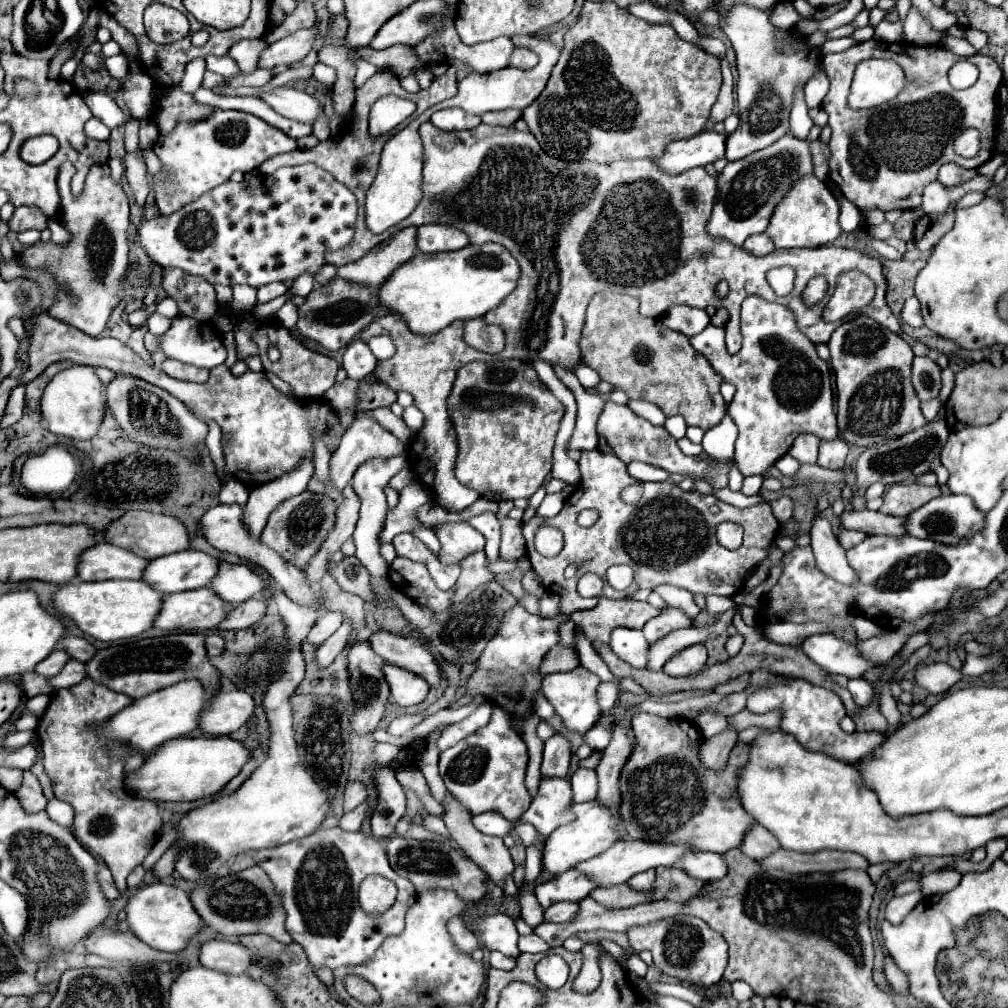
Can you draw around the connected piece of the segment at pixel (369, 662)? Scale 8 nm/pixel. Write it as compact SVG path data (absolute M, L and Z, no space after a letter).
M356 641L348 653L350 659L350 677L352 677L352 695L356 701L358 711L352 717L352 729L356 731L356 735L364 735L364 733L372 733L376 729L376 725L380 723L380 719L384 717L384 707L390 699L390 689L386 683L386 677L382 673L382 665L386 665L386 661L372 651L370 641Z

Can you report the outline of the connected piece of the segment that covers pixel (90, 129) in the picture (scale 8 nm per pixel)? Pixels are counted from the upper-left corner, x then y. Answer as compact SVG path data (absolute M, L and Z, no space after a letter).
M92 117L88 123L86 123L86 135L88 137L92 137L92 139L108 139L108 135L110 135L110 127L106 127L98 117Z

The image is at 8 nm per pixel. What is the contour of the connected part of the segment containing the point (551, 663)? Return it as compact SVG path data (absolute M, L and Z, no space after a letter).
M554 645L554 649L544 657L544 663L540 665L540 673L550 675L550 673L556 673L556 671L572 671L578 665L580 663L578 663L578 657L576 657L574 649Z

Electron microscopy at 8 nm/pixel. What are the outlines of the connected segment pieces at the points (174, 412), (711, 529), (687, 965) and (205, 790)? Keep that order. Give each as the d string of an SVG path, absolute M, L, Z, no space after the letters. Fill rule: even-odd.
M116 375L106 387L106 395L108 407L112 409L118 425L136 443L148 447L168 447L174 451L186 451L198 447L206 439L208 427L200 419L196 419L182 401L138 377Z
M598 449L582 451L580 473L582 473L582 481L578 489L574 489L568 495L564 509L556 517L546 519L546 523L562 529L564 533L562 553L548 559L542 557L534 549L534 545L526 545L526 555L532 563L532 569L540 575L544 589L560 597L560 613L564 615L570 615L576 609L578 611L590 609L598 603L596 597L584 599L576 593L578 577L564 579L564 569L572 563L578 563L582 573L592 571L600 577L604 577L608 567L616 563L630 565L634 569L632 587L626 591L616 591L606 583L604 597L608 599L626 599L630 593L638 589L654 589L662 583L688 589L690 593L732 597L742 589L746 573L768 557L768 545L772 545L772 541L778 535L780 523L774 517L772 507L768 503L762 501L750 509L738 509L722 503L714 495L702 495L698 491L682 491L672 481L642 483L644 485L642 501L638 505L626 505L620 499L620 491L630 483L634 483L634 479L628 475L626 465L618 457L600 453ZM712 505L718 505L720 513L716 515L710 513ZM582 509L596 509L600 513L600 519L588 529L580 527L576 521ZM722 521L732 521L744 527L742 547L726 549L718 545L716 525ZM710 575L720 577L720 581L714 585L710 581Z
M676 915L668 919L654 921L652 925L632 927L628 929L628 941L636 953L650 949L654 957L654 965L664 973L678 977L680 981L698 985L698 987L712 987L722 979L722 973L728 965L728 943L720 933L710 929L698 917Z
M182 737L172 739L164 743L158 751L150 753L144 761L144 765L136 771L126 775L126 789L138 797L150 799L150 801L198 801L204 797L212 797L218 793L230 779L234 779L240 769L252 759L252 753L236 739L230 737Z

